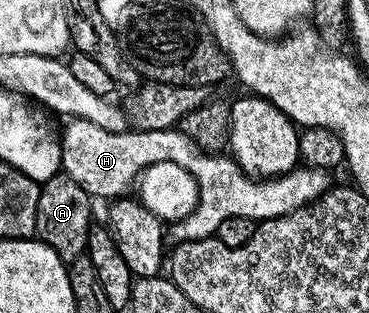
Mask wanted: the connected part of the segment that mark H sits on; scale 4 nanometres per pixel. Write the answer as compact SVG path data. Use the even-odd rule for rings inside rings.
M73 118L67 122L67 126L65 130L61 132L60 137L60 146L62 148L62 164L63 169L62 171L69 175L69 177L75 181L77 184L81 185L81 188L86 190L87 194L90 195L92 198L98 198L98 196L109 196L108 198L119 198L122 197L128 190L126 190L130 185L131 187L136 183L139 175L144 172L147 168L151 167L155 163L175 163L181 165L181 168L185 168L188 170L189 173L197 180L197 184L199 185L199 204L196 206L195 211L189 216L185 216L182 218L181 221L174 223L170 227L169 234L175 237L174 241L176 243L181 242L196 242L199 238L209 238L212 237L218 231L219 225L221 224L221 220L225 220L229 216L241 216L242 218L249 218L252 222L258 224L263 221L264 218L280 218L281 216L285 216L289 212L293 212L294 210L300 210L302 206L307 205L309 202L315 201L316 198L319 197L320 194L324 194L329 187L332 185L331 182L331 174L325 170L313 170L310 166L300 165L298 168L291 170L287 174L280 174L277 178L269 178L266 180L256 180L243 171L239 167L237 163L235 163L235 159L228 156L226 153L219 152L208 152L200 148L197 143L189 137L185 136L184 133L177 128L171 127L169 129L147 129L147 130L128 130L123 133L115 133L115 132L107 132L104 128L97 126L97 124L93 124L93 122L89 122L86 119L81 118Z

